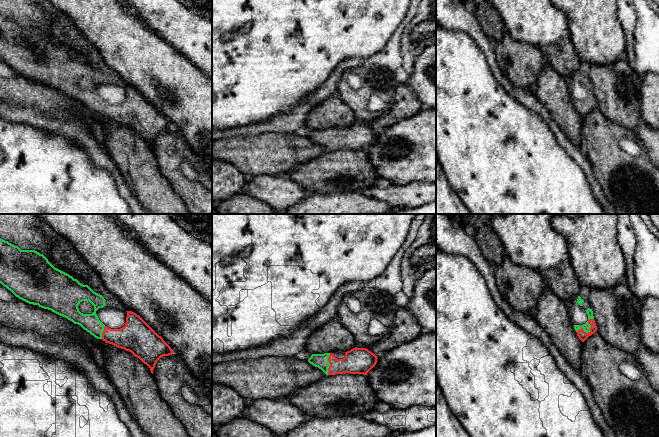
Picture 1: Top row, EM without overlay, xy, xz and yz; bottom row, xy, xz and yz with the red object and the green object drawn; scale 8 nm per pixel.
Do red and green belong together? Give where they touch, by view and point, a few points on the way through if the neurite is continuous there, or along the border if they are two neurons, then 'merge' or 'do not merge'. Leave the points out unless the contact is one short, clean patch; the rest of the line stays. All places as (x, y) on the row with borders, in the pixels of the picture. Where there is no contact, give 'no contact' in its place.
meets red in yz at (590, 329); runs through yz (582, 335), (590, 329), (586, 327); merge

